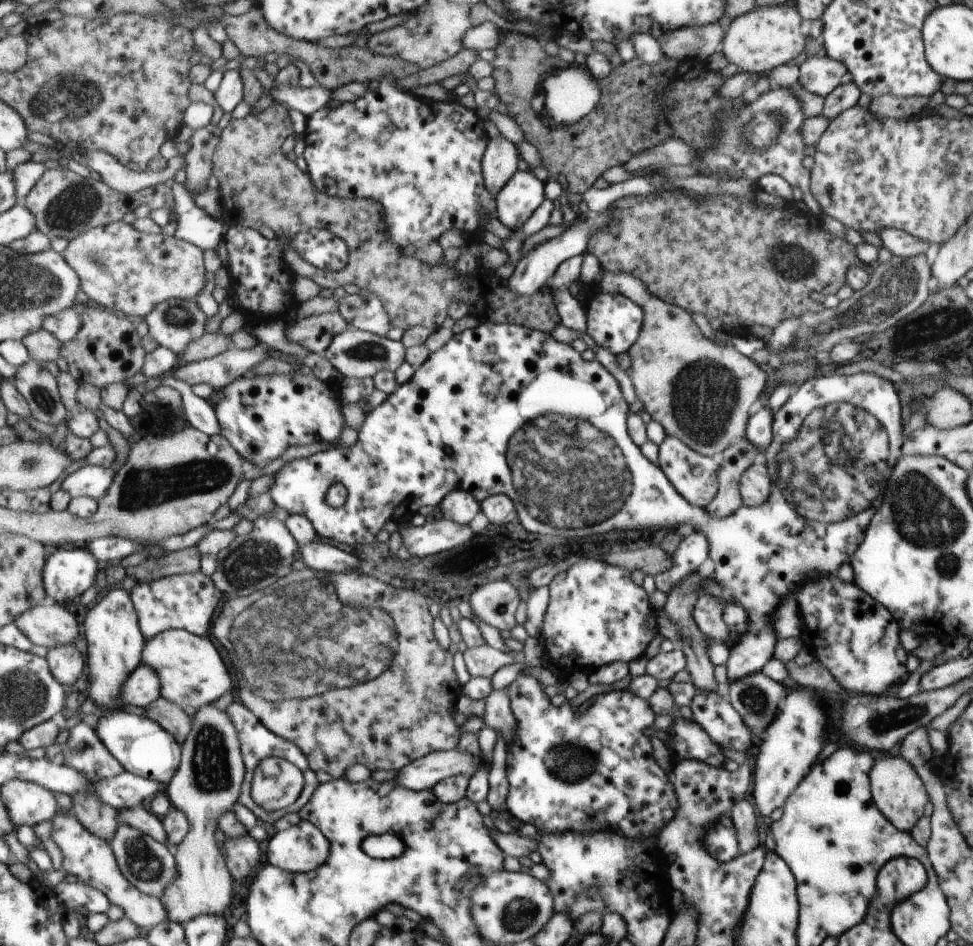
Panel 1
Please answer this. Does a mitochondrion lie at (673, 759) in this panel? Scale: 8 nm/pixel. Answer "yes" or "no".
no

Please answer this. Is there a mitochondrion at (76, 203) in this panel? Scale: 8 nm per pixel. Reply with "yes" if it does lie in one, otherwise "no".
yes

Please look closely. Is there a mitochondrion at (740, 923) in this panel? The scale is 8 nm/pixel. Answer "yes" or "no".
no

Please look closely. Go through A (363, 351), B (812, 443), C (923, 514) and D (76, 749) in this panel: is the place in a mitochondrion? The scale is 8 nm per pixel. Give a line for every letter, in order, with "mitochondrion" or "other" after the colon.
A: mitochondrion
B: mitochondrion
C: mitochondrion
D: mitochondrion

